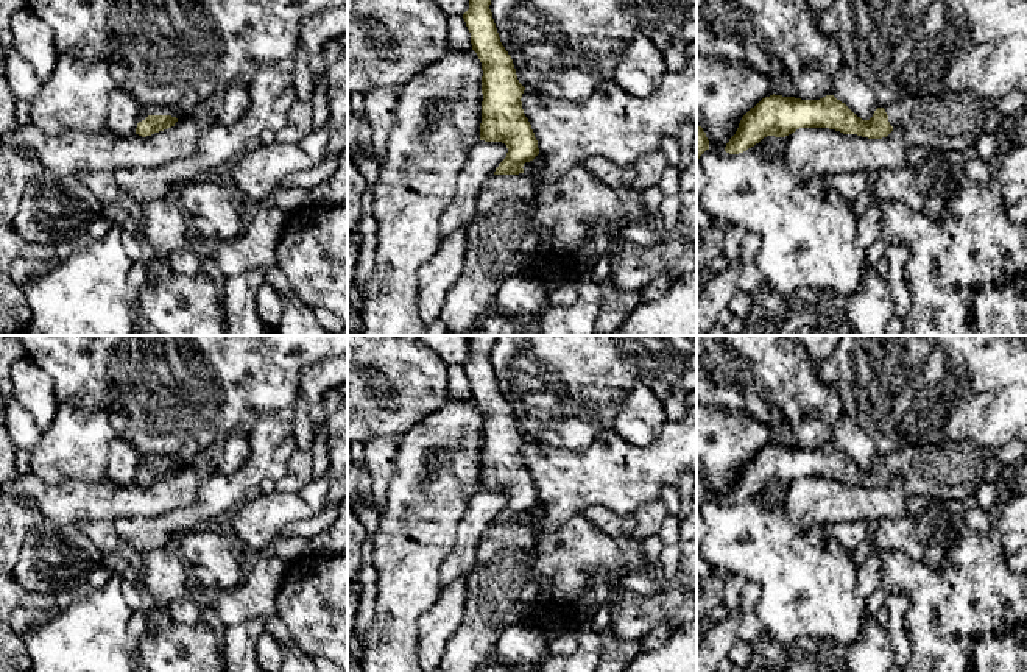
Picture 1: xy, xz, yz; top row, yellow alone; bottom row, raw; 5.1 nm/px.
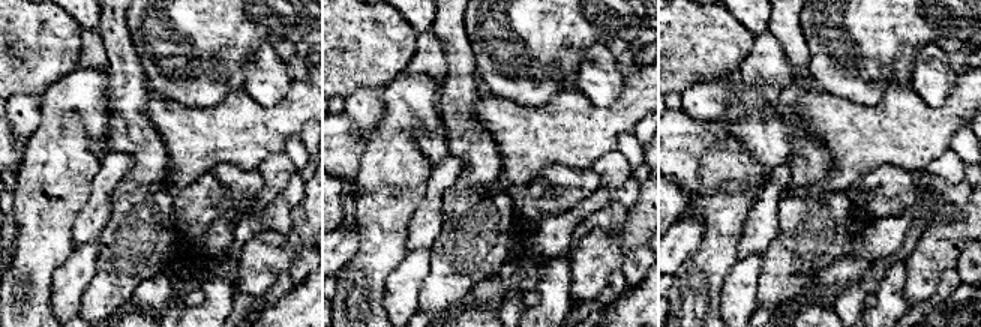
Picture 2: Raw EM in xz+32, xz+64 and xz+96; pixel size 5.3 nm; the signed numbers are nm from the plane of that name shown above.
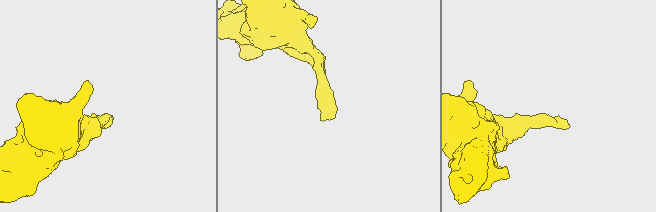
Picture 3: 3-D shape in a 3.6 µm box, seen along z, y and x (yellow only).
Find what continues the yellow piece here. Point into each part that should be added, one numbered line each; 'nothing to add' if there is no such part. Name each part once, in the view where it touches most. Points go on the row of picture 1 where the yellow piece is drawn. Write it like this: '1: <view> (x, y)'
1: xy (145, 111)

